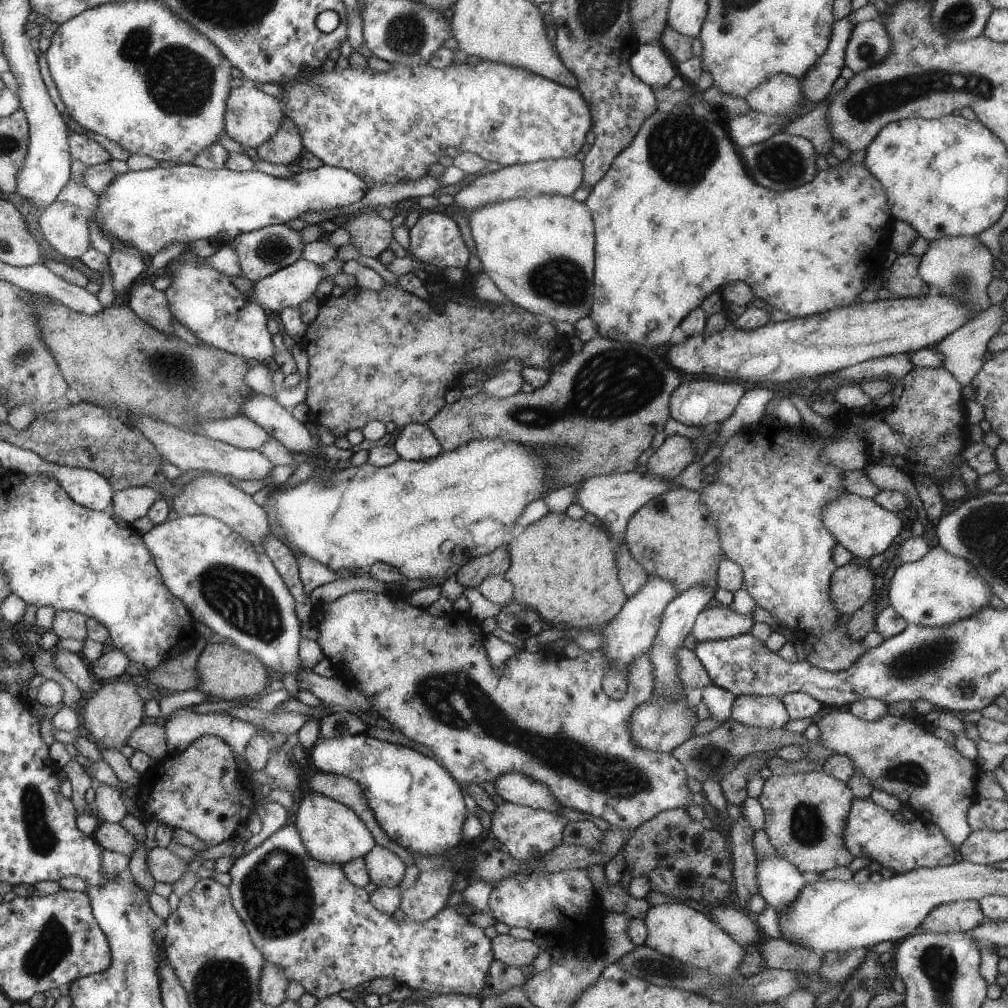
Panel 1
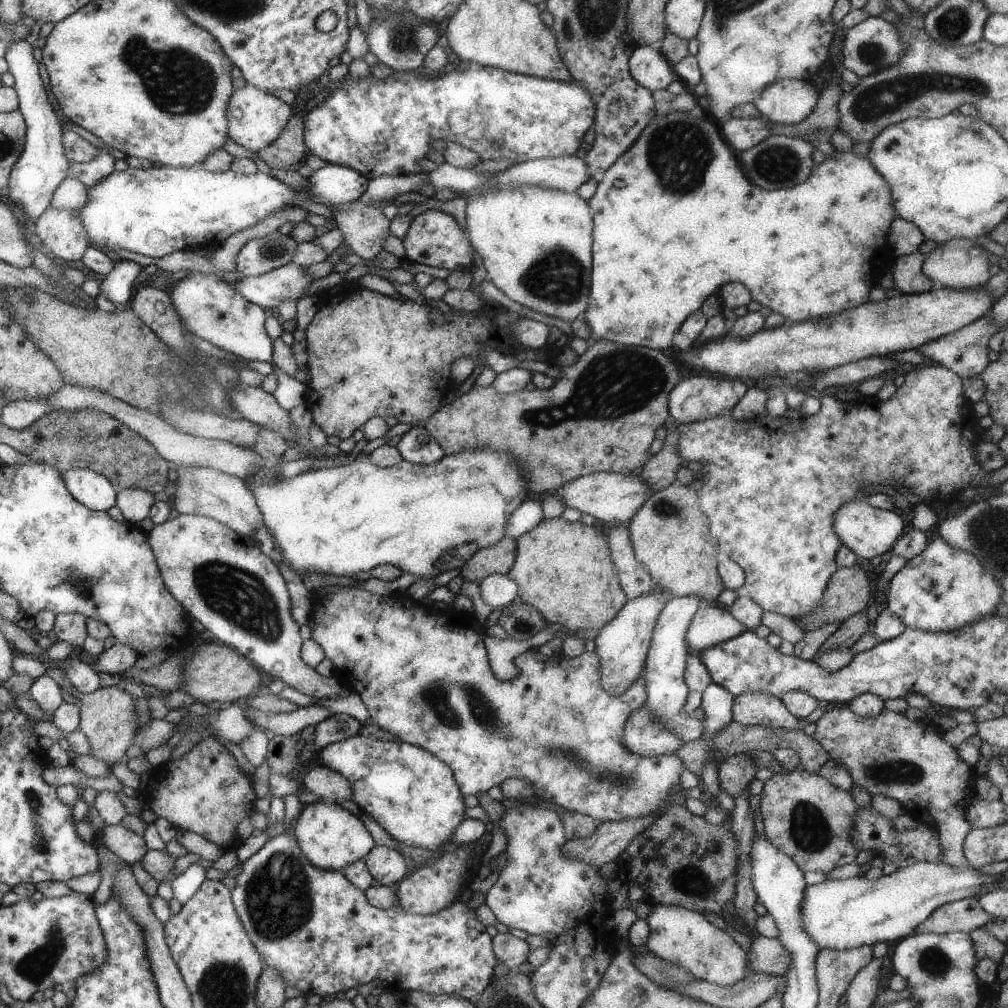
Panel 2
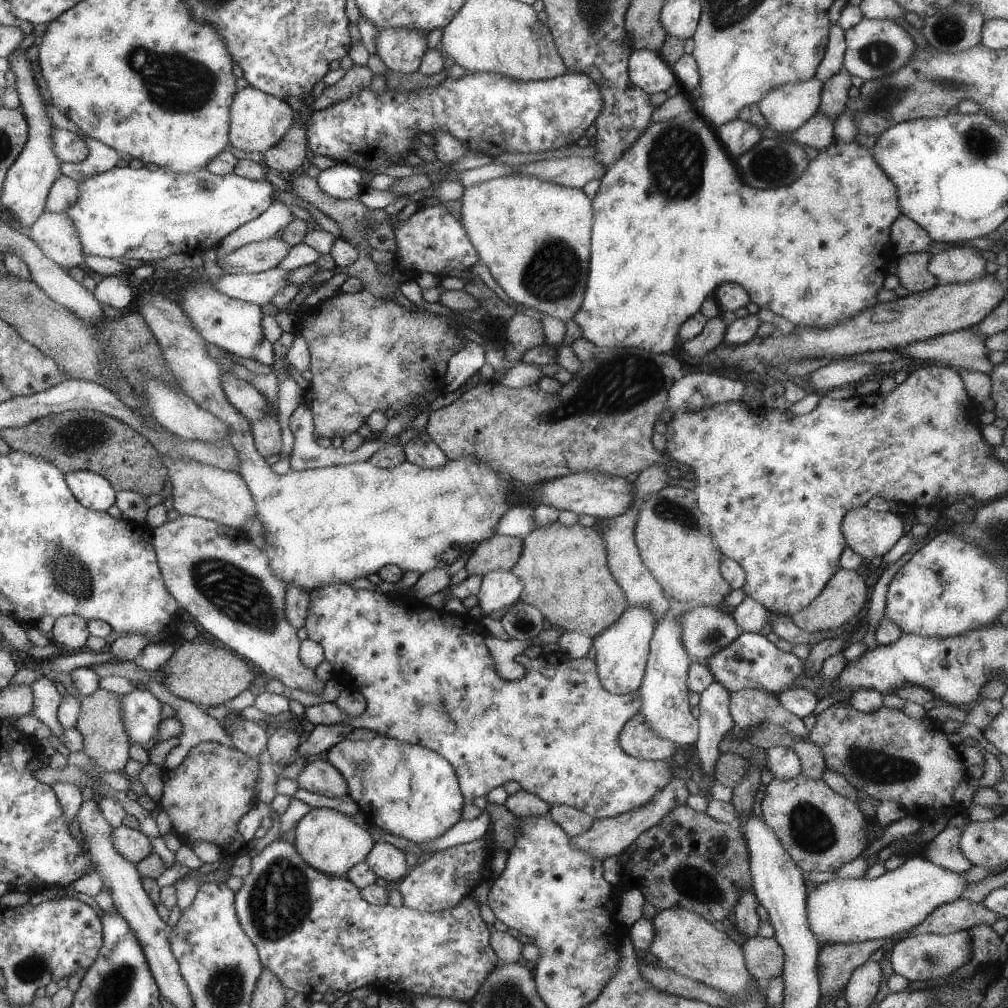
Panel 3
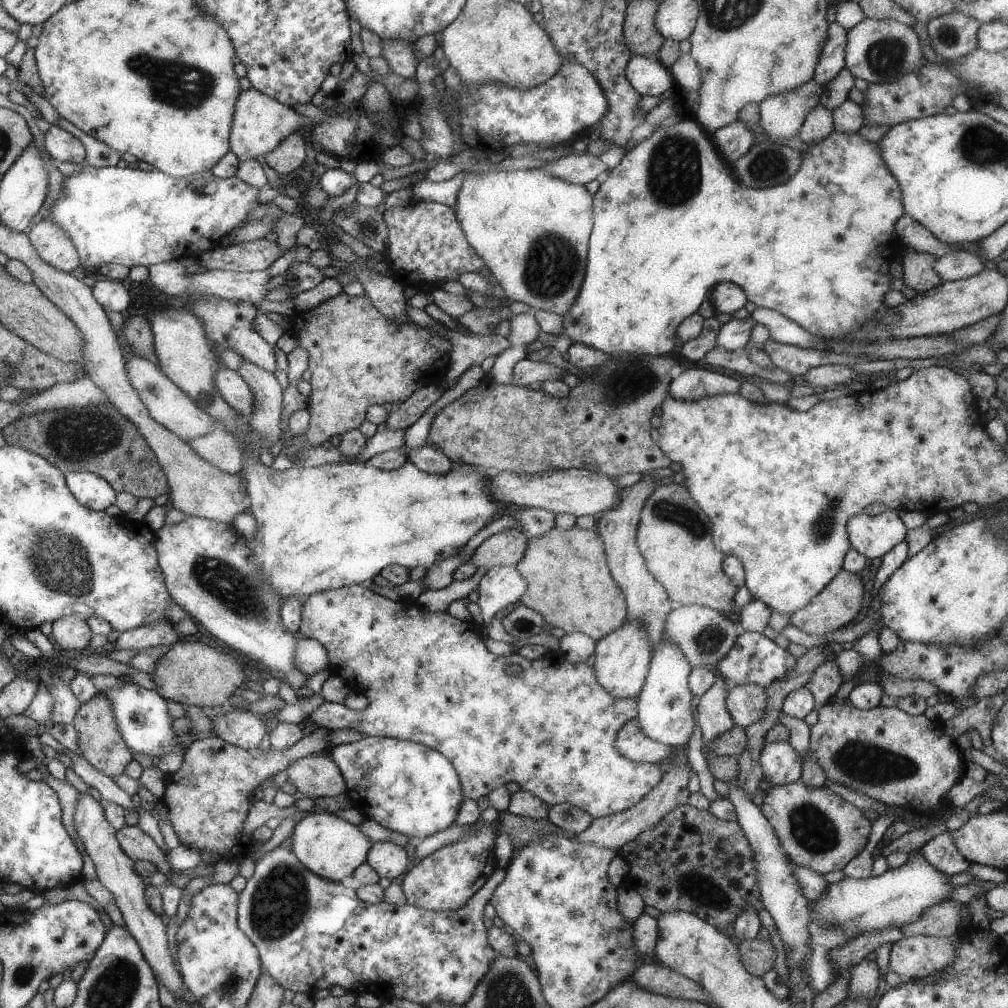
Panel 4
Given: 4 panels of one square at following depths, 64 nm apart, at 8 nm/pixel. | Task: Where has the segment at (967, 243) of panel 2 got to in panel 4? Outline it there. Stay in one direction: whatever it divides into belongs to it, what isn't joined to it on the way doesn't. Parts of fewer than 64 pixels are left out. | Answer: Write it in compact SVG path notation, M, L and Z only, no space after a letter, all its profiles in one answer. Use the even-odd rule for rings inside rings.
M955 250L937 258L937 262L933 264L933 270L939 274L943 282L957 282L979 274L981 270L985 270L985 264L975 252L971 254L965 250Z

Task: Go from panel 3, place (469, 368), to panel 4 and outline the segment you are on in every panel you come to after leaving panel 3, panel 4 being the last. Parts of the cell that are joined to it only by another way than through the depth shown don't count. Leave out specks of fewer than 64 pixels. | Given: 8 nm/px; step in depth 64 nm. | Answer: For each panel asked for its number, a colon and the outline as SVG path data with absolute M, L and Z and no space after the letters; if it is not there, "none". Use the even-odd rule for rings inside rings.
4: M407 306L407 316L413 324L417 324L419 328L427 330L429 334L433 336L441 336L445 340L451 342L451 356L449 356L449 368L447 368L447 374L445 374L445 380L449 382L449 388L451 390L459 376L473 364L479 364L483 358L487 356L499 356L501 352L505 352L511 342L503 336L495 336L495 334L489 334L489 336L473 336L473 334L459 334L459 332L453 332L449 328L445 328L443 324L435 322L431 316L427 316L425 310L413 310Z

